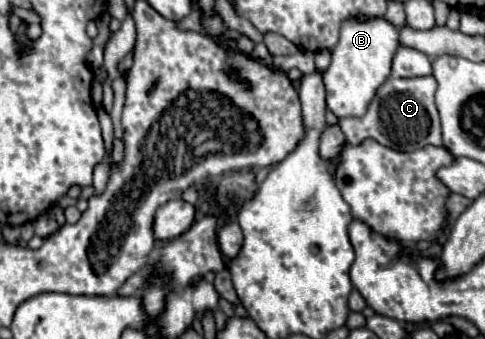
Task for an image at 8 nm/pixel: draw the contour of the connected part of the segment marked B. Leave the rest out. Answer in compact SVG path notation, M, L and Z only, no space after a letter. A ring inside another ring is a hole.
M349 16L341 24L341 38L331 52L329 68L323 72L323 82L327 88L327 108L337 118L363 116L377 88L391 74L391 60L399 48L399 32L401 28L397 28L383 16L365 20Z

